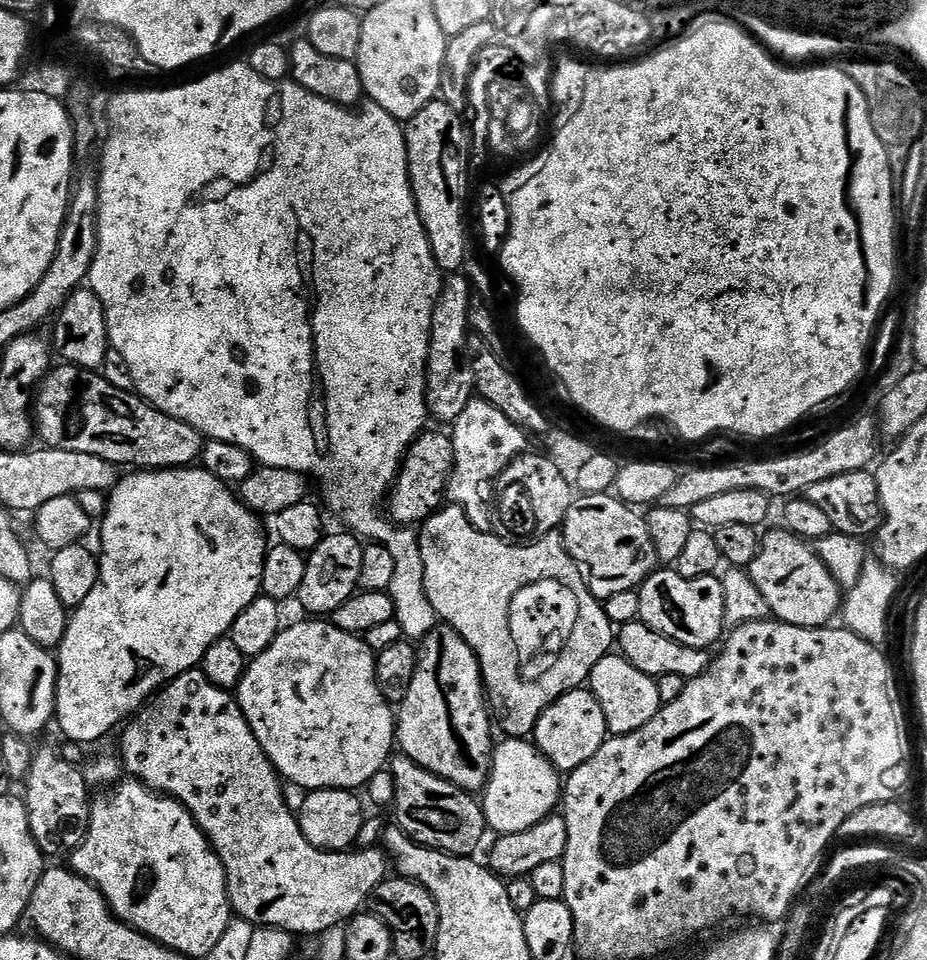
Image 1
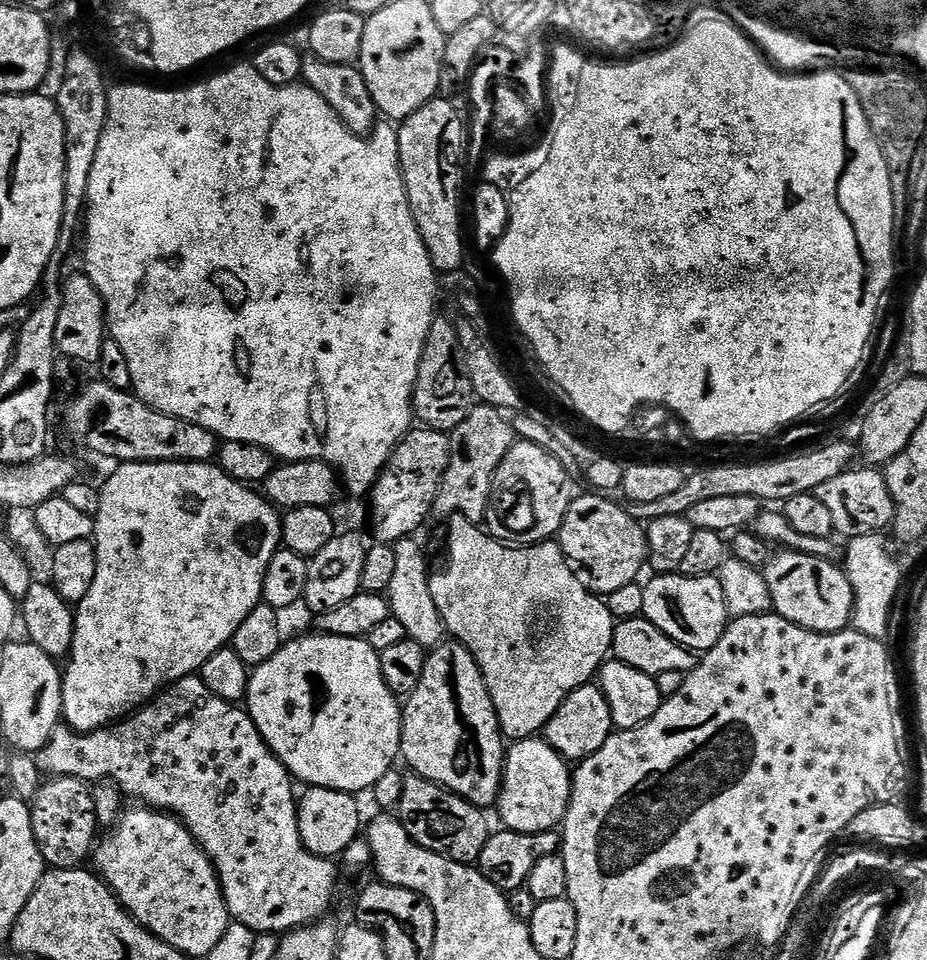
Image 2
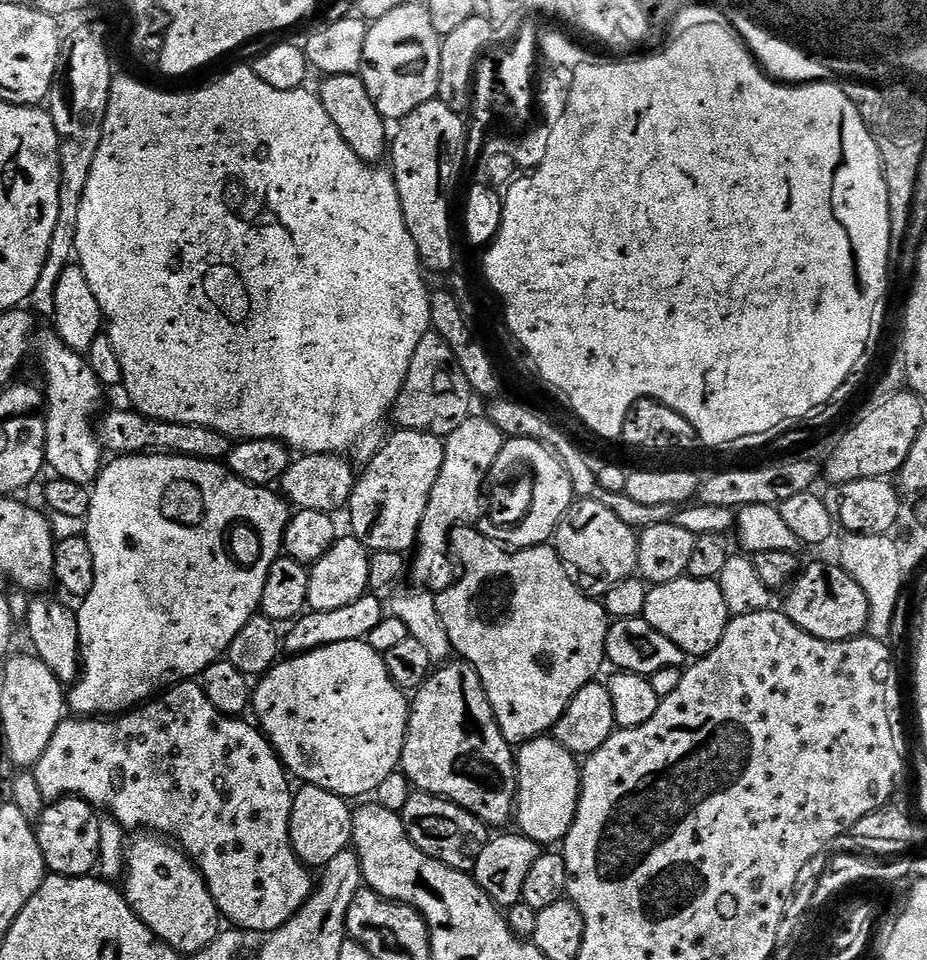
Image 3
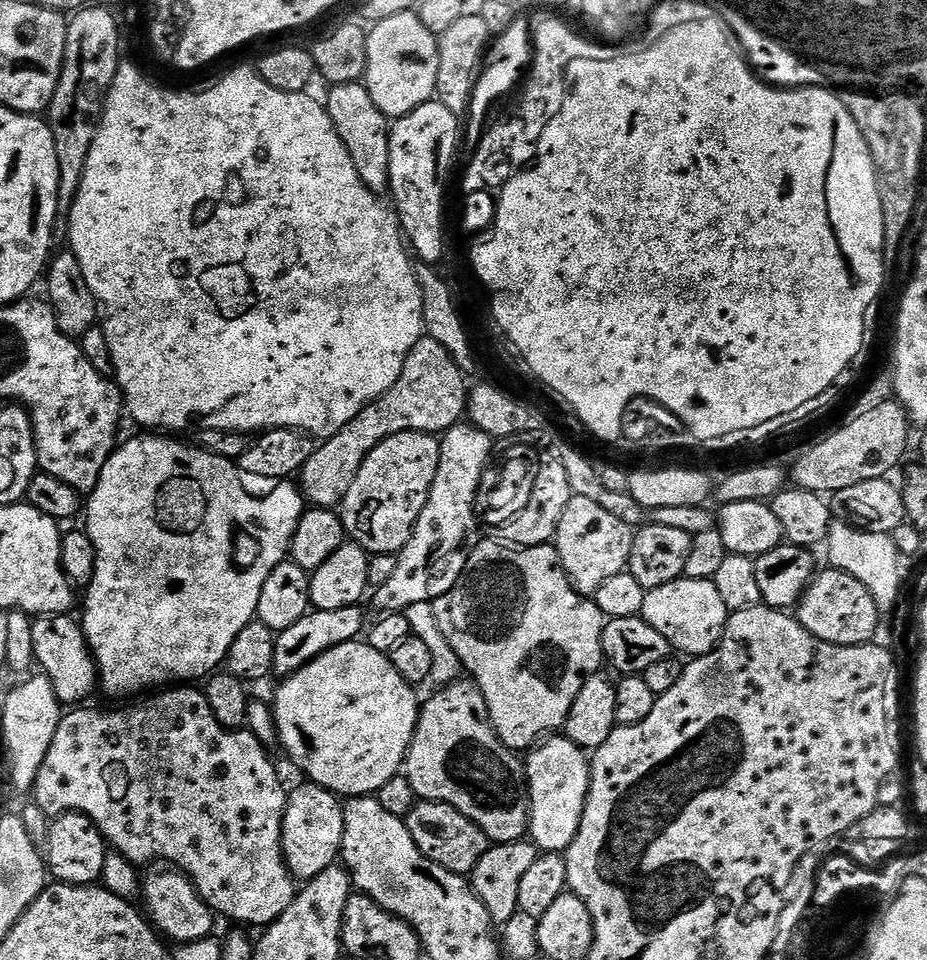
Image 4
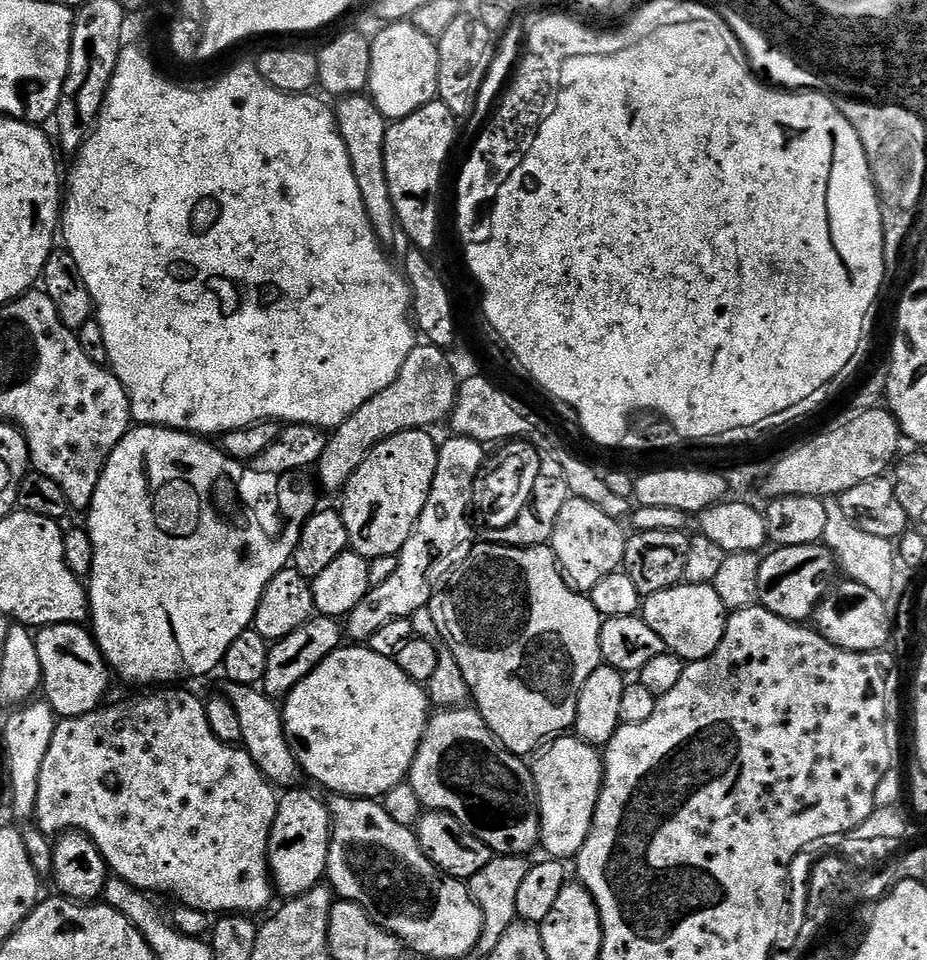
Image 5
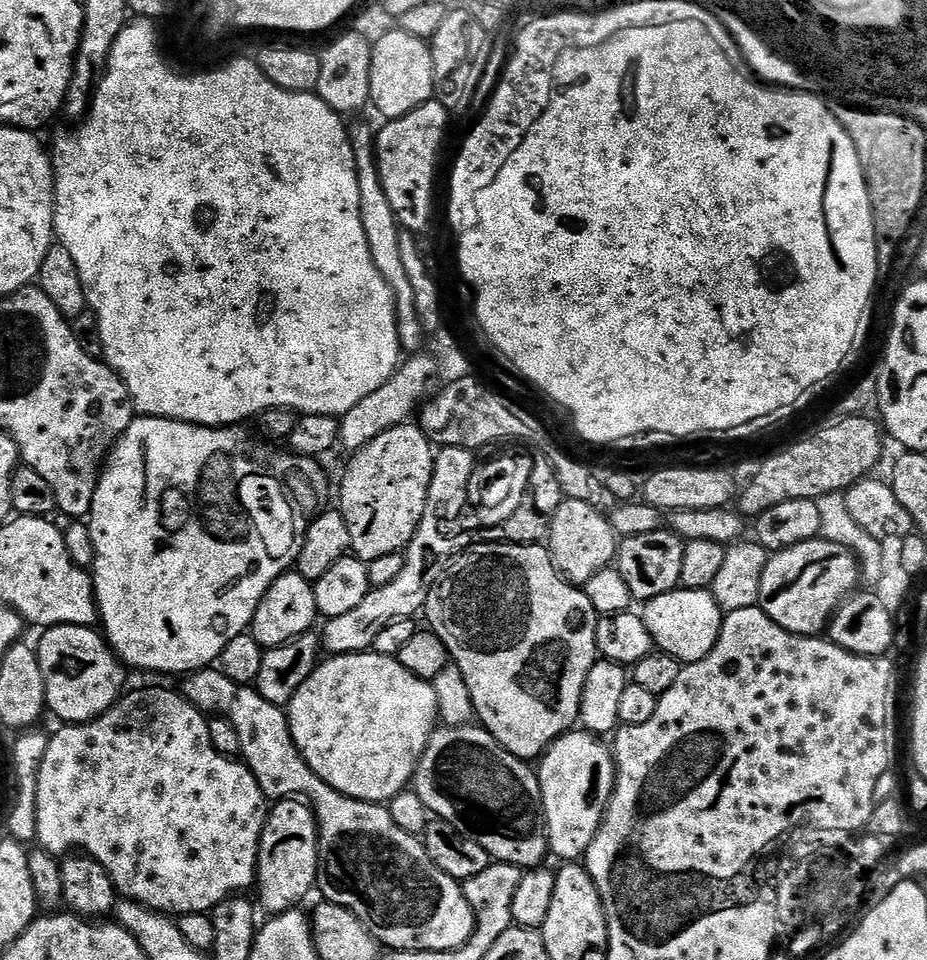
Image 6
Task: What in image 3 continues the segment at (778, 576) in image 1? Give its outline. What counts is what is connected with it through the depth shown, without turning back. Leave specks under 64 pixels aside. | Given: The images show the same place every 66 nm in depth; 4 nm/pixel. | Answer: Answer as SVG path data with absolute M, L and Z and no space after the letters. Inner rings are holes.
M839 563L812 564L791 581L783 611L806 634L819 640L853 640L868 632L870 602L862 586Z

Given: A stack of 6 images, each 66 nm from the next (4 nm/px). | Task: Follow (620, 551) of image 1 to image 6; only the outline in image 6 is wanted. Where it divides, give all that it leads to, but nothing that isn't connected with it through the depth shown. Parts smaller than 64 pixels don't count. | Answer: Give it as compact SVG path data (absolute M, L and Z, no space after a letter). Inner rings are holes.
M565 498L552 515L552 524L546 537L548 553L552 555L554 566L569 584L583 586L603 568L615 561L618 537L612 528L612 521L594 506L586 506L581 500Z

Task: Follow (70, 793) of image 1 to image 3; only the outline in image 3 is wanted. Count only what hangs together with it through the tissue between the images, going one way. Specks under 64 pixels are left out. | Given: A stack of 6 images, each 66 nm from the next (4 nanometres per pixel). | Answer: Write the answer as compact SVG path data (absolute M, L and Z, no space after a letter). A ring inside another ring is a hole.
M64 796L45 807L42 818L34 826L44 867L54 876L90 876L100 863L101 813L80 796Z

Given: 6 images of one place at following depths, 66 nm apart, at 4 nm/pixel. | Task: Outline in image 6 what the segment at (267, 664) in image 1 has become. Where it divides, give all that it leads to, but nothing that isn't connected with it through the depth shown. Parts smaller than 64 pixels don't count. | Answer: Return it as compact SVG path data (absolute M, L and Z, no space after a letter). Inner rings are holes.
M371 650L355 652L354 654L342 654L341 656L329 655L327 658L321 659L315 670L310 674L310 678L306 678L306 682L302 682L298 694L294 694L294 698L288 704L286 711L290 734L294 738L296 749L300 752L300 757L312 767L314 774L318 774L318 778L325 780L331 788L338 790L343 796L349 796L362 802L383 805L387 805L388 801L395 798L400 792L405 791L413 783L416 767L420 765L422 754L432 740L432 734L436 731L440 720L435 683L410 674L410 670L406 670L406 666L402 666L397 657L383 656Z

